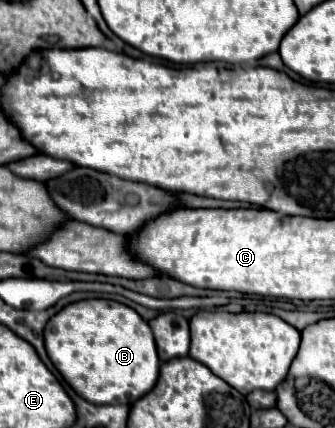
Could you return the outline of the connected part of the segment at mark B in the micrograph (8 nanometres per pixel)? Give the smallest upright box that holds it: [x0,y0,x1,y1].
[44,299,160,405]

